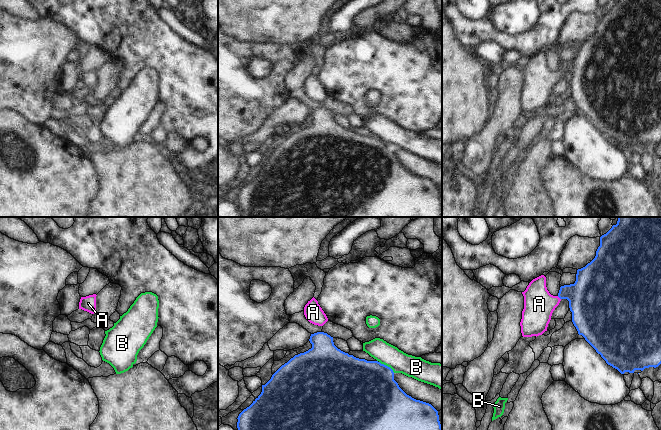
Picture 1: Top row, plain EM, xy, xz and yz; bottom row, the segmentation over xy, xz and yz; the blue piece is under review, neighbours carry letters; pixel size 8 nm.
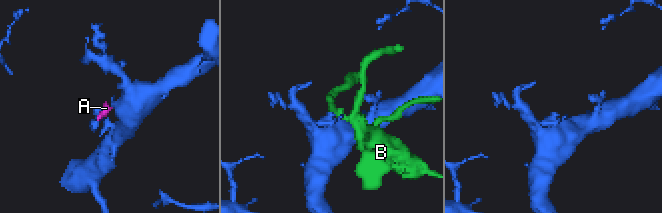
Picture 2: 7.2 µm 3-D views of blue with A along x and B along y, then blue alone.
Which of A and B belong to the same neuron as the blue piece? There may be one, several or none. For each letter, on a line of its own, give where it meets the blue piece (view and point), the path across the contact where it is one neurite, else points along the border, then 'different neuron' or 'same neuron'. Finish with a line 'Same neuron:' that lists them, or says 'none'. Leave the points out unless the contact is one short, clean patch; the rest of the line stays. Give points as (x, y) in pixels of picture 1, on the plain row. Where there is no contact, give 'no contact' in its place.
A: yz (559, 73) | across yz (590, 74), (582, 71), (559, 73), (552, 78), (539, 80) | same neuron
B: xz (387, 142) | different neuron
Same neuron: A

